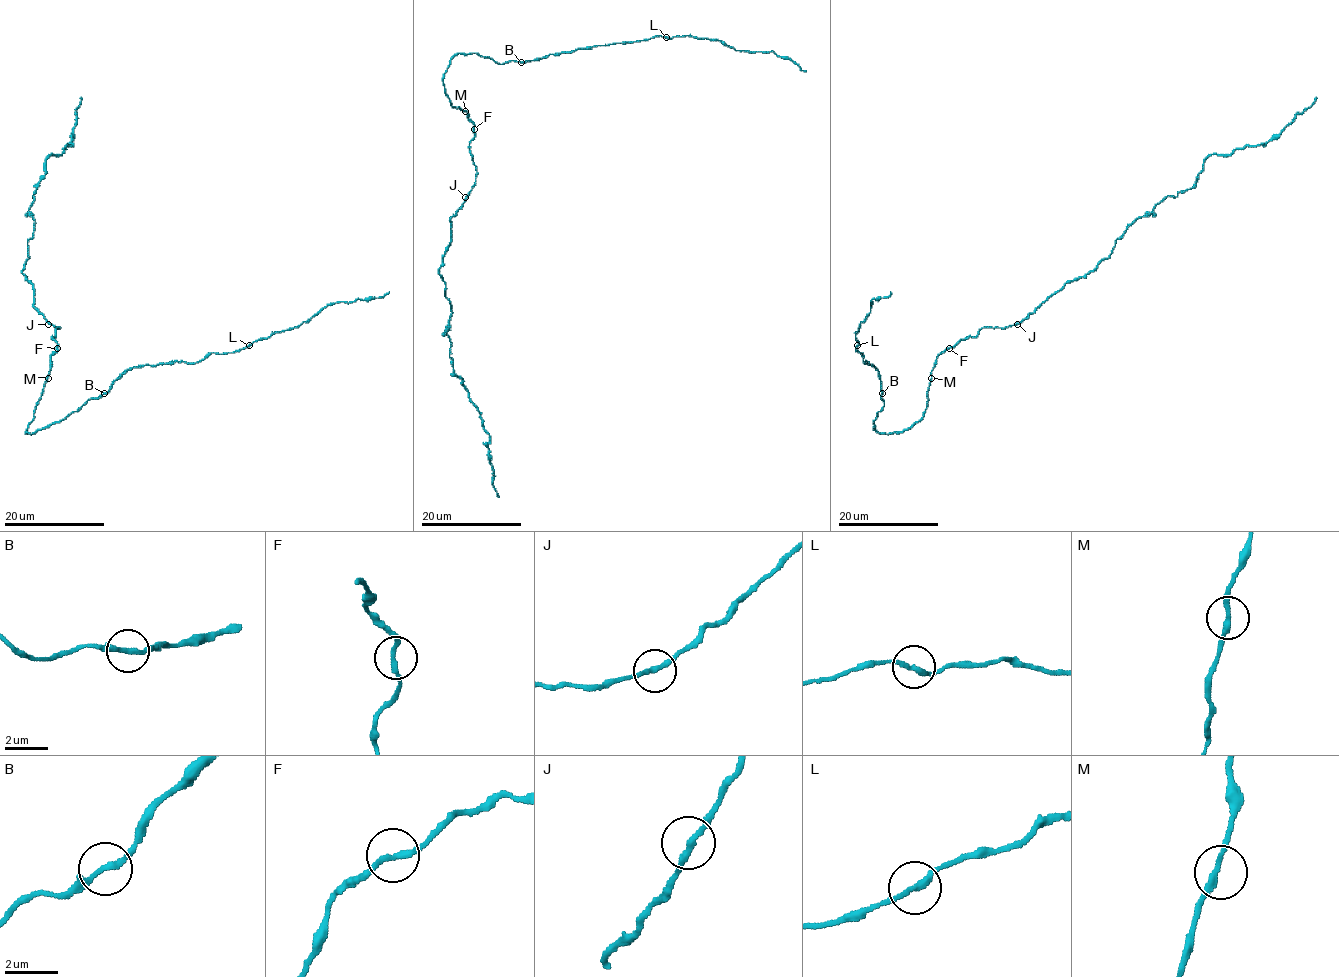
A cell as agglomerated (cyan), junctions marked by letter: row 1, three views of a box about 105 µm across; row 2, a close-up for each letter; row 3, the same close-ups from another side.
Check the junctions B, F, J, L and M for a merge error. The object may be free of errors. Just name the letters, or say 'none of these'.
none of these

